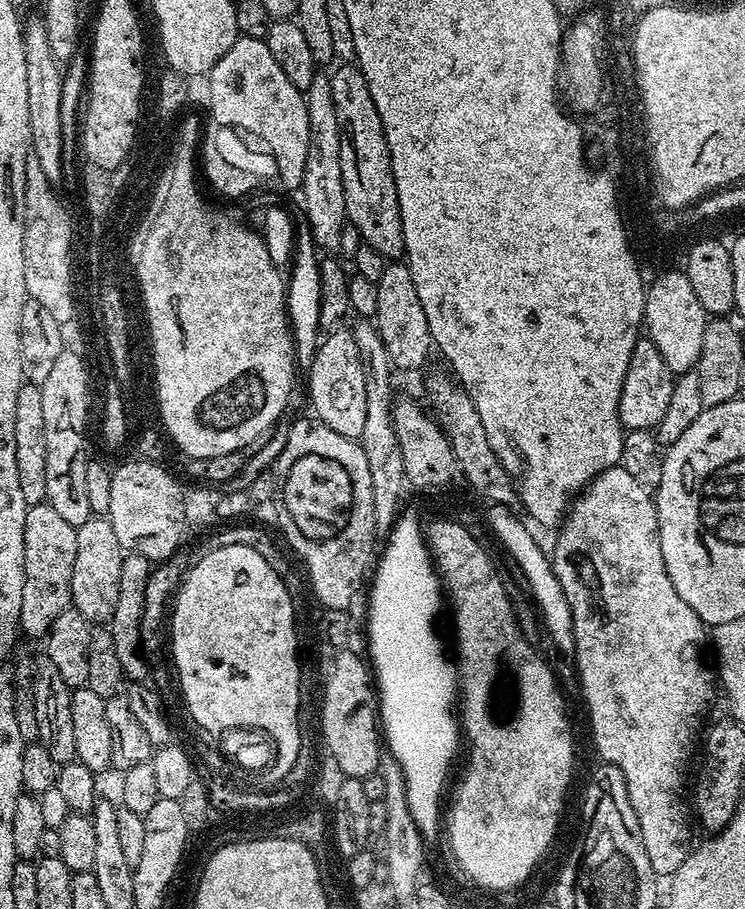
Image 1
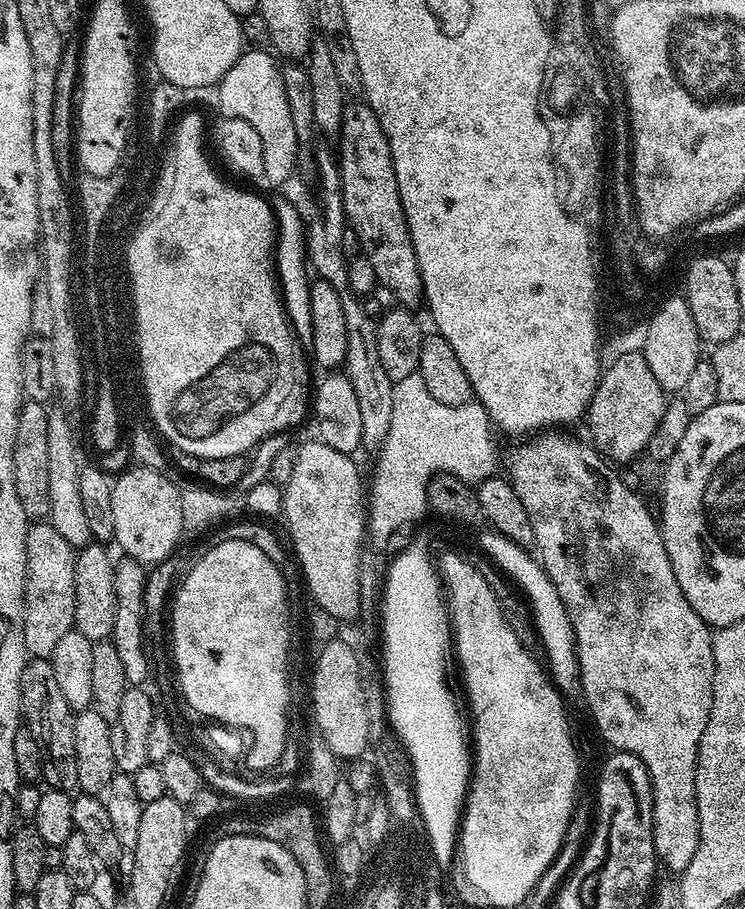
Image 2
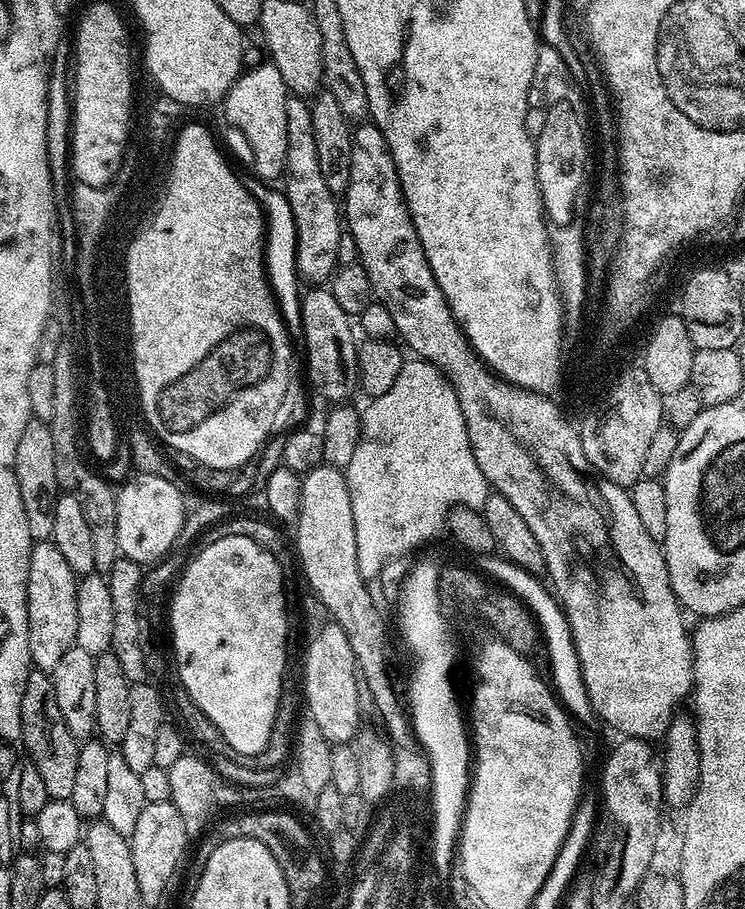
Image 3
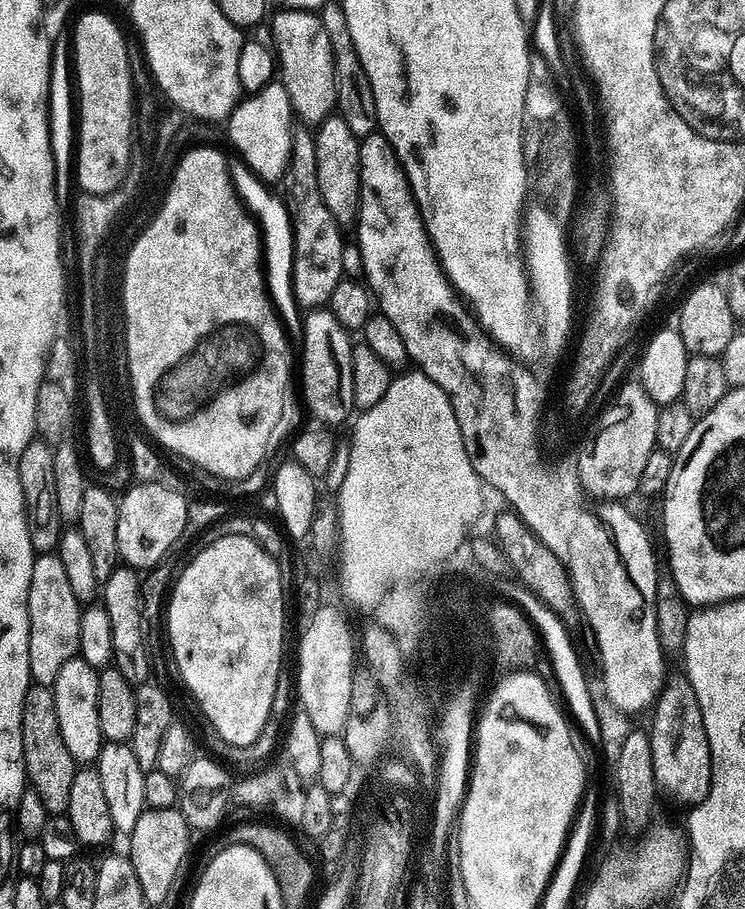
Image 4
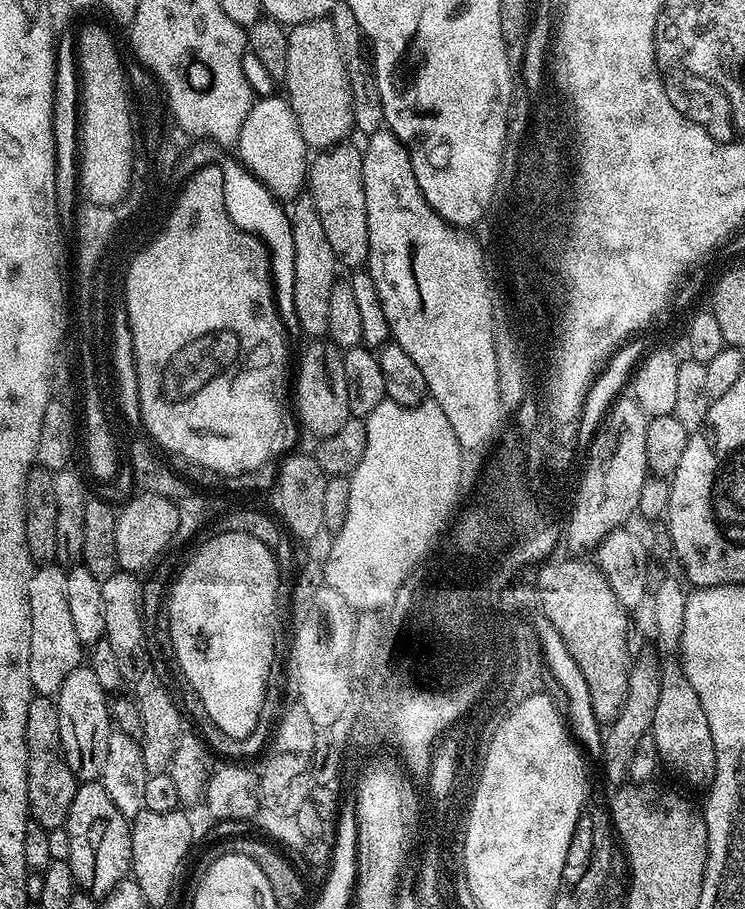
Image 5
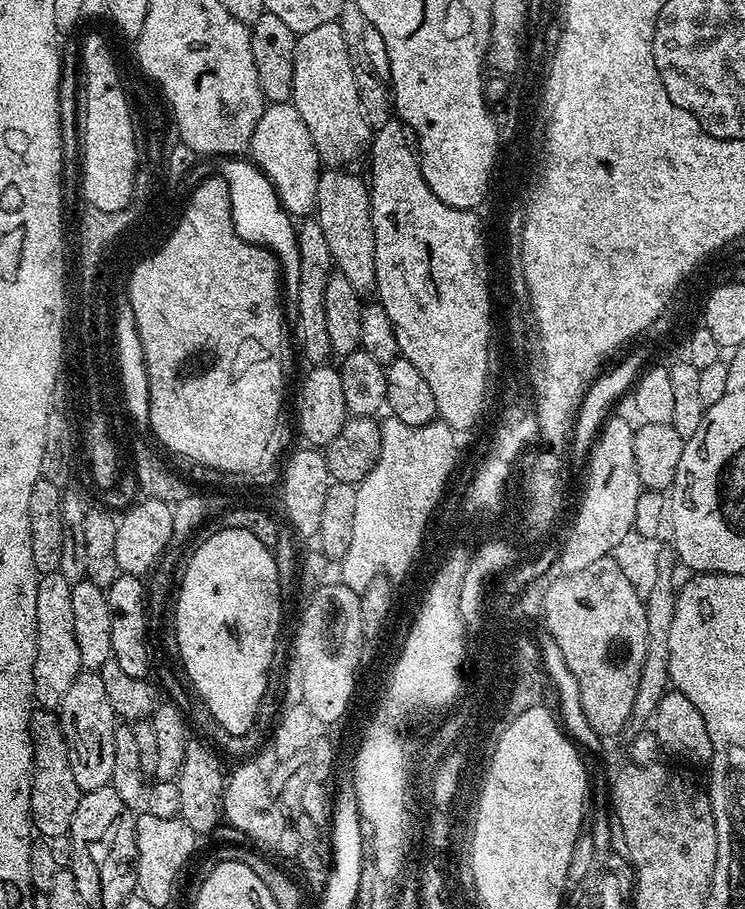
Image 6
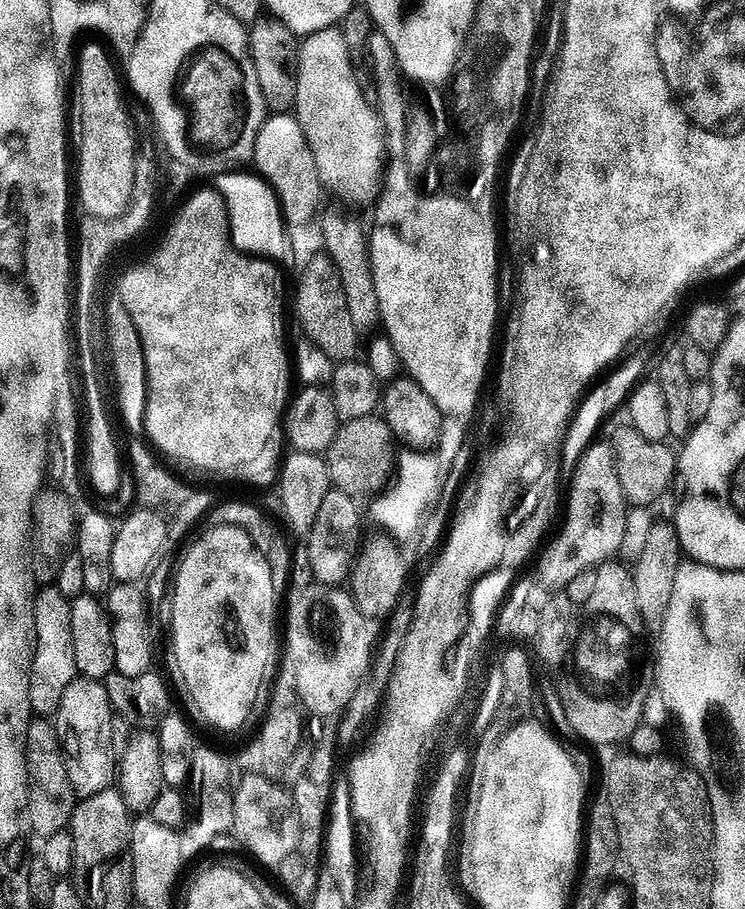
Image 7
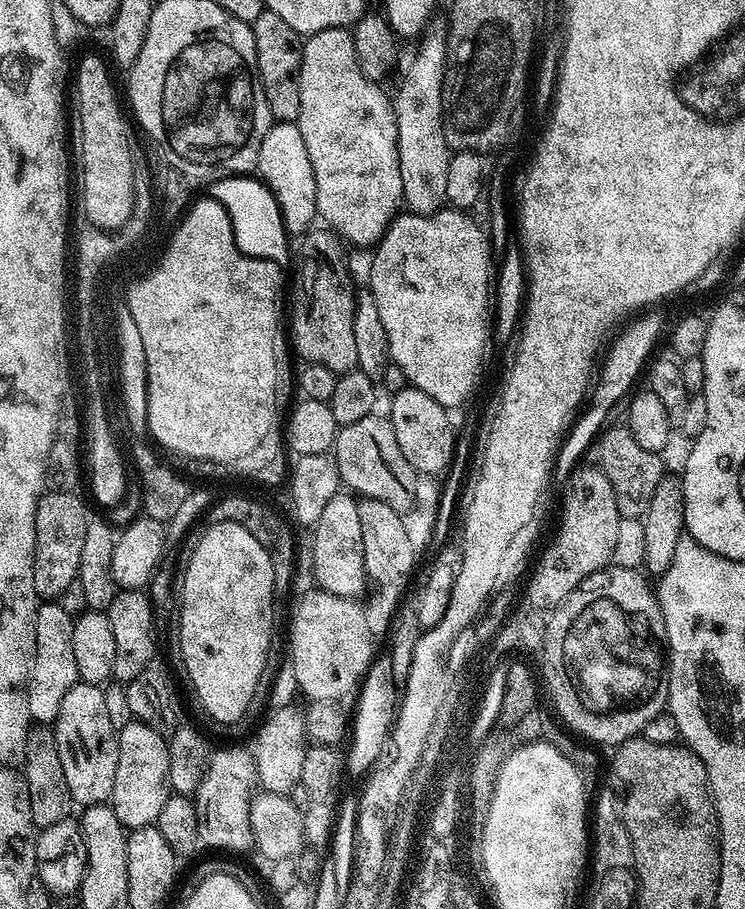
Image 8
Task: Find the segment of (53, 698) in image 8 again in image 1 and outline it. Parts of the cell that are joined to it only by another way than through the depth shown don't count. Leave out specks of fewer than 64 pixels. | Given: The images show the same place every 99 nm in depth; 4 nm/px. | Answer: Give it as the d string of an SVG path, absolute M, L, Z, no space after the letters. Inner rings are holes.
M46 502L31 505L24 527L24 581L20 630L26 637L47 637L54 622L72 603L74 558L78 551L76 528Z

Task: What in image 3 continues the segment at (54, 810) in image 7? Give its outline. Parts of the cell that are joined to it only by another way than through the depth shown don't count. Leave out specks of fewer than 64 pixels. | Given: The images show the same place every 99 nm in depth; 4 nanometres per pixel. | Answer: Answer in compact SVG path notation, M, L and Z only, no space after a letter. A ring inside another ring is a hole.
M33 670L26 678L20 707L20 738L27 759L38 770L38 774L42 774L46 794L54 800L71 800L80 744L76 736L70 734L62 718L62 710L58 710L58 697L54 695L54 682L49 673Z

